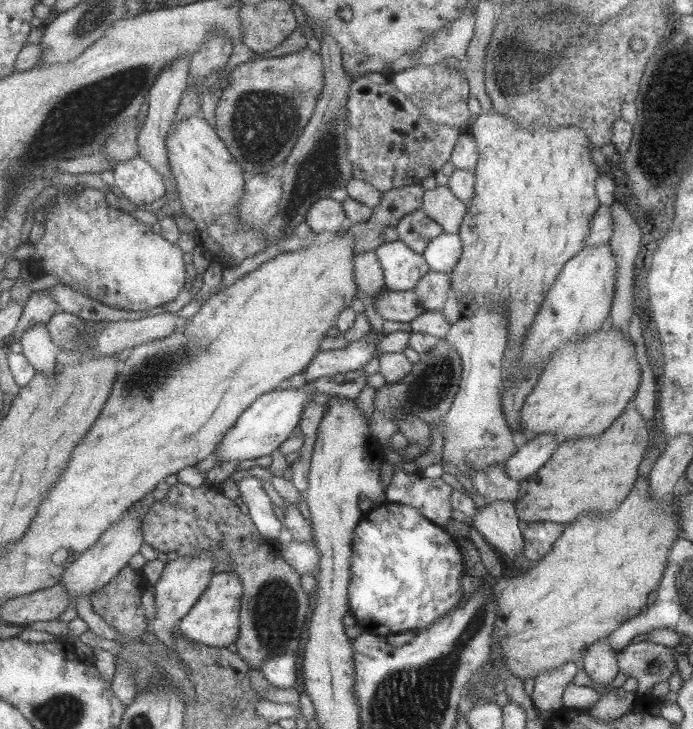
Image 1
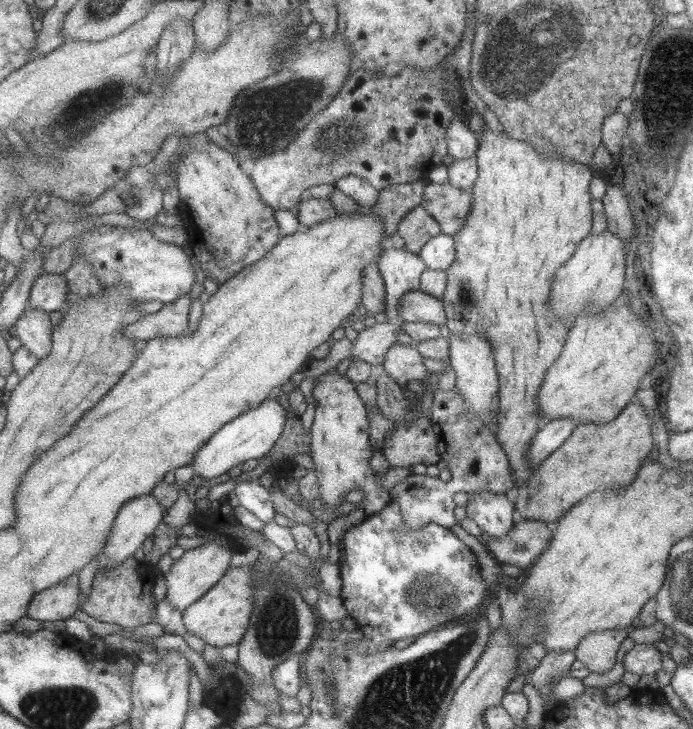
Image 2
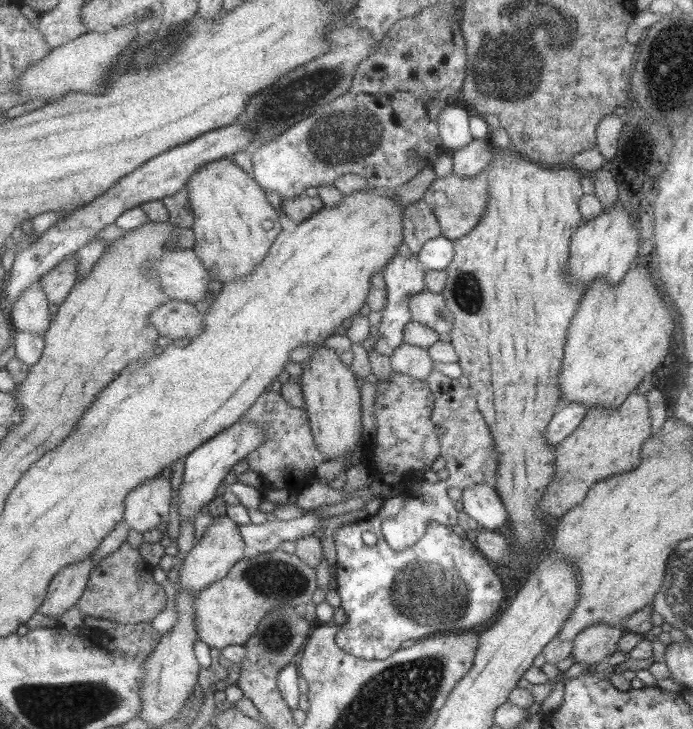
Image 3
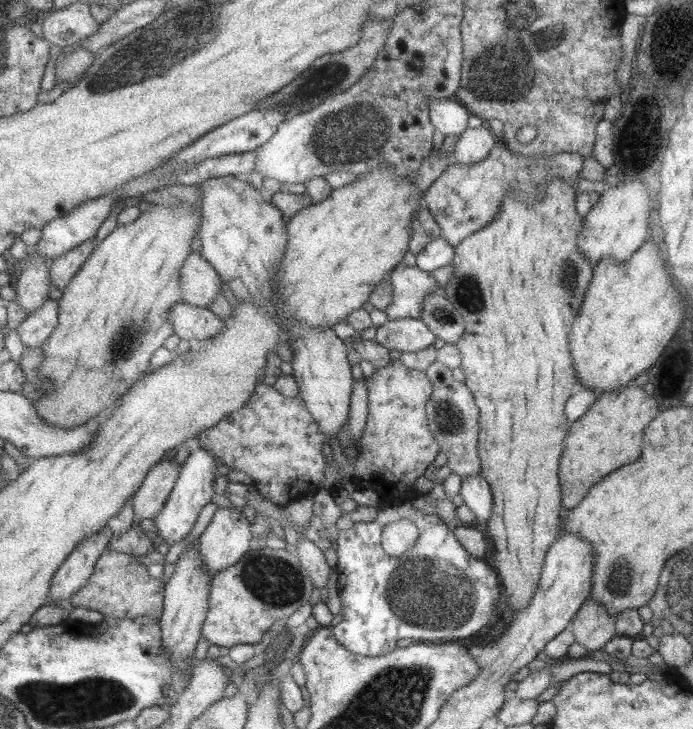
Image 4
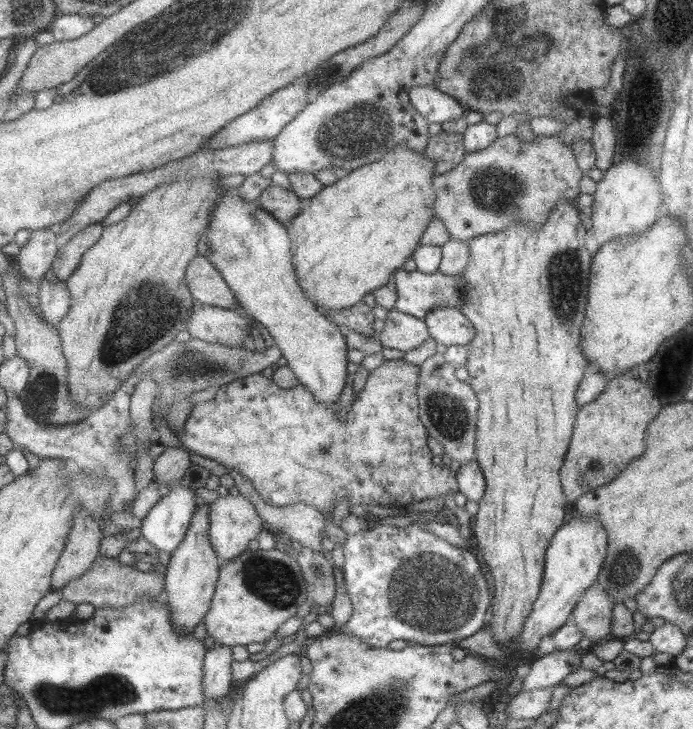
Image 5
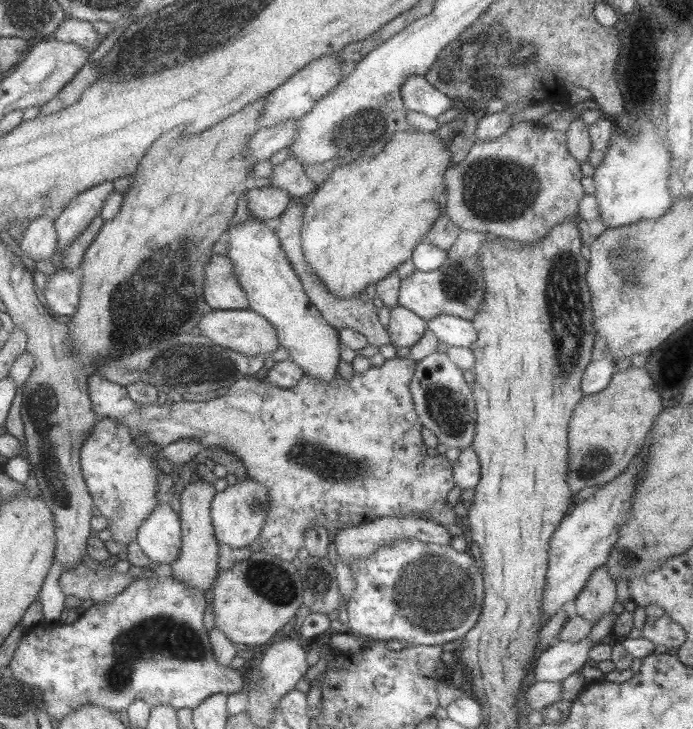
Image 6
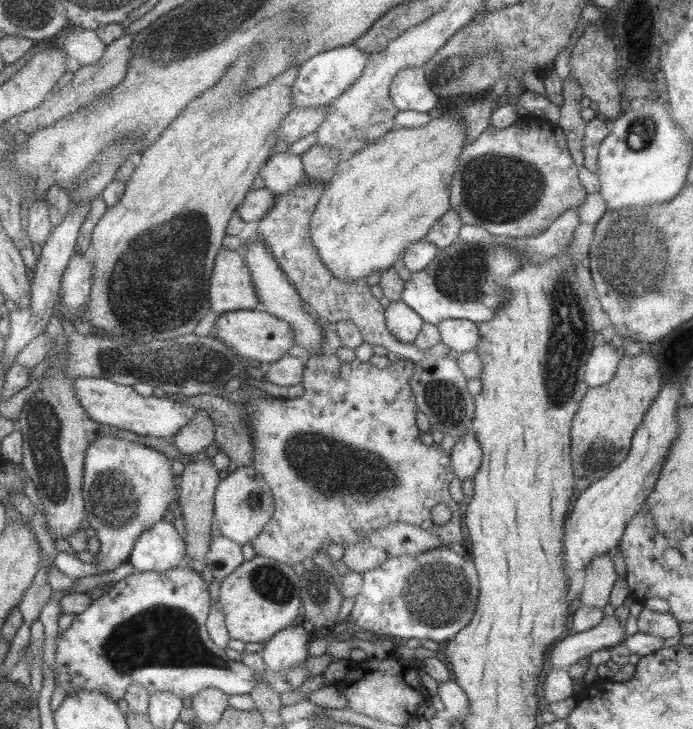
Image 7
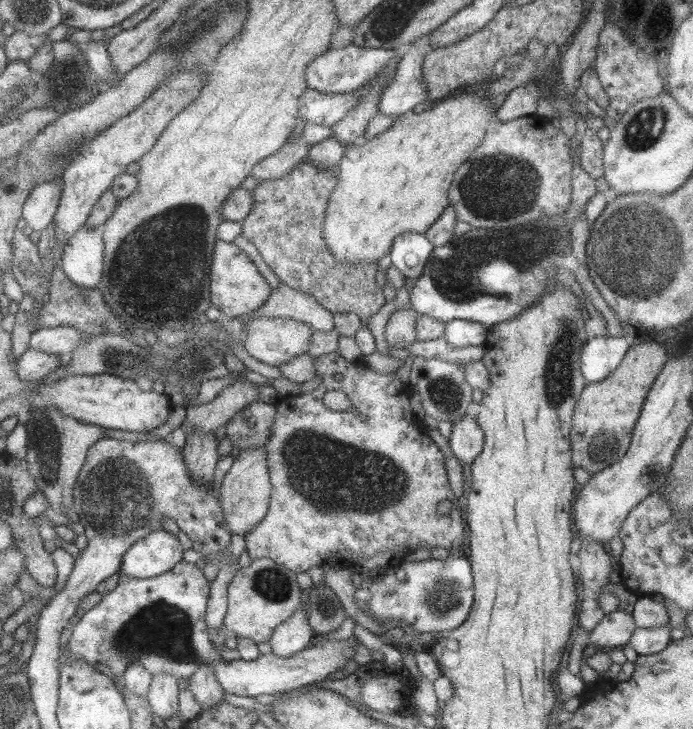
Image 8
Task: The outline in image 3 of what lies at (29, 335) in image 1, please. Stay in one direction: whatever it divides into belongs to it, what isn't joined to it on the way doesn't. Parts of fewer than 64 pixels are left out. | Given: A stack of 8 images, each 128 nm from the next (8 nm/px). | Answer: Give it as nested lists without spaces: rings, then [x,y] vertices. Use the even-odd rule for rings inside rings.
[[[40,285],[27,288],[10,306],[9,320],[14,330],[27,330],[31,334],[44,334],[49,326],[49,306]]]

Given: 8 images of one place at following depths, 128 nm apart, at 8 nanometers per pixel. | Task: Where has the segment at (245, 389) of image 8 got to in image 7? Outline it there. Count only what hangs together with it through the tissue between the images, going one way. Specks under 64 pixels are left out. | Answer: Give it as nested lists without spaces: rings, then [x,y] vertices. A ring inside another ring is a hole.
[[[198,409],[193,418],[187,420],[178,432],[173,434],[173,444],[183,455],[193,455],[202,452],[214,441],[215,424],[207,410]]]

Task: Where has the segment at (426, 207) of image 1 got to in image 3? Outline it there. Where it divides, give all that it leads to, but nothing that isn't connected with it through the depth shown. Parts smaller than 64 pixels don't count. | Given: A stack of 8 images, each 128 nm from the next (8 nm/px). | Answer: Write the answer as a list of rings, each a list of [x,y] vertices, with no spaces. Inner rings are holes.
[[[485,166],[482,172],[469,177],[457,176],[451,172],[444,177],[436,177],[426,188],[422,196],[423,202],[427,204],[436,217],[440,227],[440,235],[444,238],[454,242],[477,225],[485,211],[487,199],[489,199],[489,186],[487,186],[485,175],[487,169],[489,168]]]

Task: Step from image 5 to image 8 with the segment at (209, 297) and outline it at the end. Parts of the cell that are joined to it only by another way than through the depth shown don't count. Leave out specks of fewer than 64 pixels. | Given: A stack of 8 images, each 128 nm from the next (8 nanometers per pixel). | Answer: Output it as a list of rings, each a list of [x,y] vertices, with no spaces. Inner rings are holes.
[[[217,238],[210,267],[210,301],[217,310],[234,318],[257,310],[267,301],[272,289],[260,276],[257,268],[237,246]]]

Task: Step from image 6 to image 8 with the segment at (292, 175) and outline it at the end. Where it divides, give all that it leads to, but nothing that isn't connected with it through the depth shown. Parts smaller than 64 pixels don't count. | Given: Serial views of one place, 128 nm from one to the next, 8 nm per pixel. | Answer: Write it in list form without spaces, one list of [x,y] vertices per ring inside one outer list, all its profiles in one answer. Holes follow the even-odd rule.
[[[301,134],[298,138],[289,136],[289,140],[283,143],[281,148],[273,153],[272,156],[266,156],[259,162],[255,162],[249,175],[259,181],[281,178],[289,170],[292,170],[295,164],[306,160],[308,150],[309,145]]]

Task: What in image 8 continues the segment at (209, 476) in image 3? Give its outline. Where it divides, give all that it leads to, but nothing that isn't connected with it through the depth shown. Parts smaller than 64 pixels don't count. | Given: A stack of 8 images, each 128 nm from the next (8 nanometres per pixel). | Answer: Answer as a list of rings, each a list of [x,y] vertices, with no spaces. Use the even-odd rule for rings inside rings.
[[[161,528],[135,541],[125,551],[118,574],[138,579],[163,574],[182,559],[183,552],[176,536]]]

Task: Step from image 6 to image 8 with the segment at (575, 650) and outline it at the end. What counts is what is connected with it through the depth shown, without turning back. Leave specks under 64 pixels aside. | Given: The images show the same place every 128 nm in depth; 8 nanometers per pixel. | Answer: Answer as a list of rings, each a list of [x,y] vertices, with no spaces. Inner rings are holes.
[[[615,610],[601,617],[601,620],[589,631],[587,642],[605,651],[622,647],[629,642],[635,627],[632,615]]]

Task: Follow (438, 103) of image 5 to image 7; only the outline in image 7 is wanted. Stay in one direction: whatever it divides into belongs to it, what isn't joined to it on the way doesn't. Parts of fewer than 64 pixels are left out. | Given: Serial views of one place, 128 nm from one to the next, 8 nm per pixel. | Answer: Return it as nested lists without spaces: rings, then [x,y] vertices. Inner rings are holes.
[[[423,66],[399,69],[388,88],[388,96],[397,110],[427,113],[435,109],[440,99],[427,84]]]

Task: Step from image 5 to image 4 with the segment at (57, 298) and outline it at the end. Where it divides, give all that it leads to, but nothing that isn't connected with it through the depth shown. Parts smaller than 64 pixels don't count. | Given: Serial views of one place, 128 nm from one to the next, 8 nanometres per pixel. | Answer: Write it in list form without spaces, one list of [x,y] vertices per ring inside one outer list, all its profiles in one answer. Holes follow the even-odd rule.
[[[46,298],[46,302],[23,319],[16,327],[17,336],[27,349],[41,349],[48,336],[57,326],[59,306],[57,301]]]

